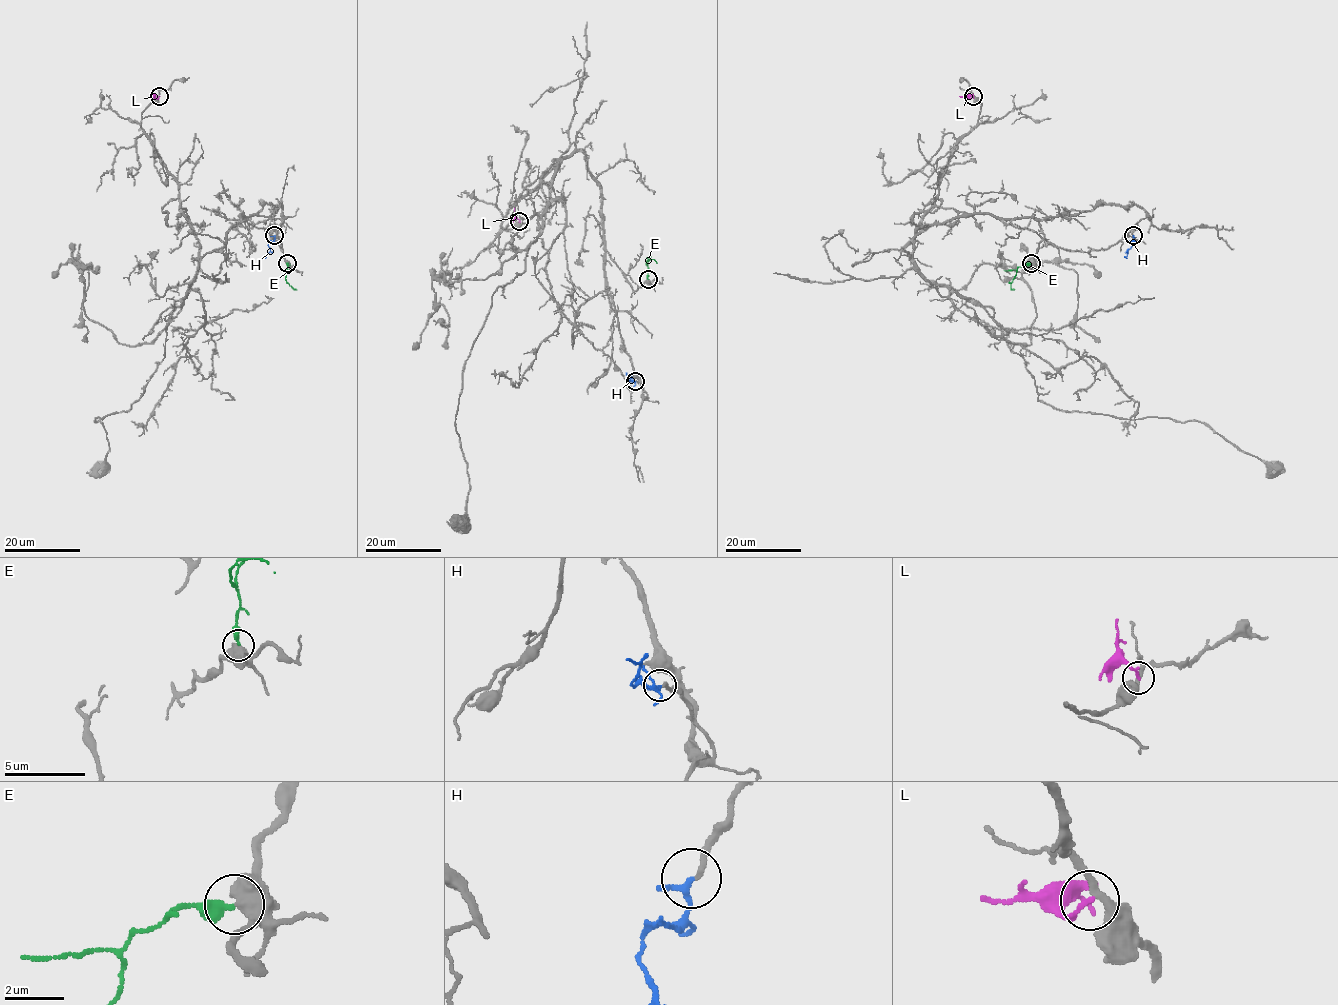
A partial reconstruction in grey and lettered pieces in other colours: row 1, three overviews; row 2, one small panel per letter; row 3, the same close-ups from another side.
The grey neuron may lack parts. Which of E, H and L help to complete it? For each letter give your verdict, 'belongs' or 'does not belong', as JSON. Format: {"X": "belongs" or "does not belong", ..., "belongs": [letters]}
{"E": "does not belong", "H": "belongs", "L": "does not belong", "belongs": ["H"]}

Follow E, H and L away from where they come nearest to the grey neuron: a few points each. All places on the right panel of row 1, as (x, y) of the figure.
E: (1030, 264), (1019, 267), (1010, 286), (1014, 289)
H: (1132, 235), (1133, 244), (1124, 257)
L: (972, 96), (959, 96)

